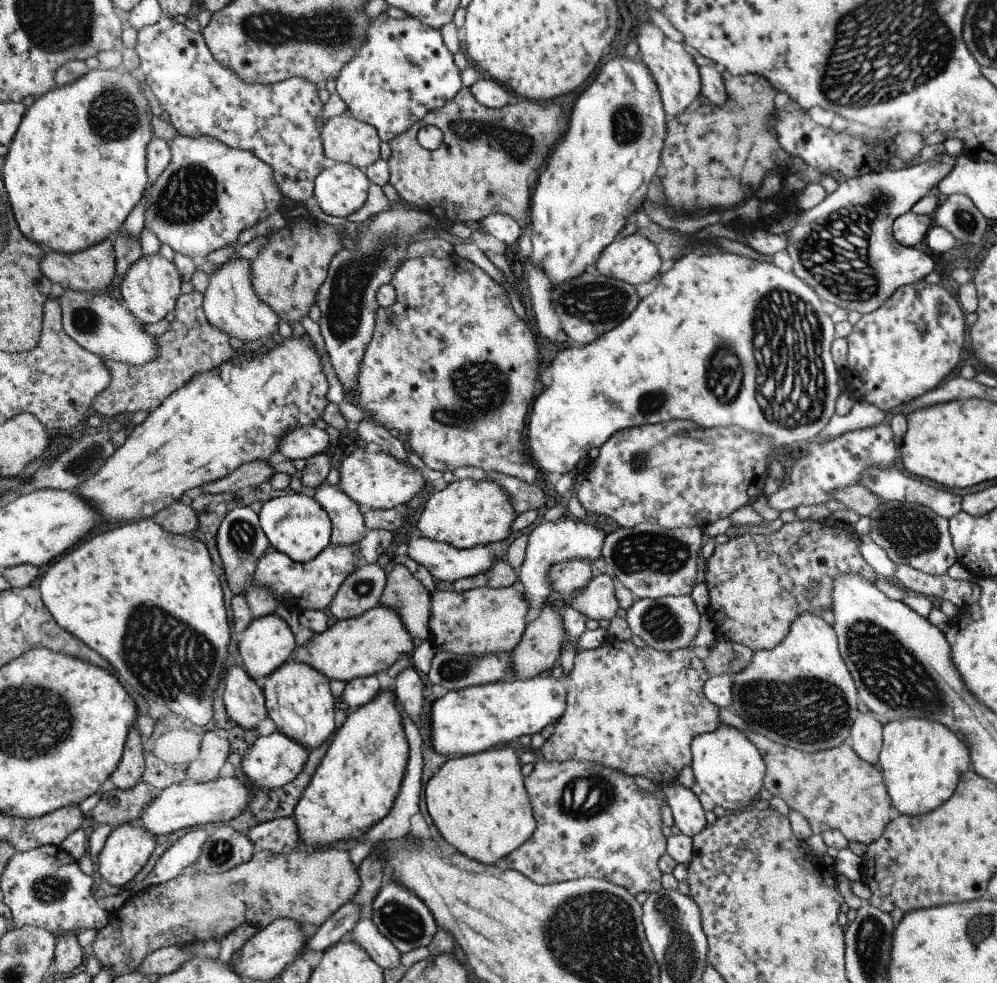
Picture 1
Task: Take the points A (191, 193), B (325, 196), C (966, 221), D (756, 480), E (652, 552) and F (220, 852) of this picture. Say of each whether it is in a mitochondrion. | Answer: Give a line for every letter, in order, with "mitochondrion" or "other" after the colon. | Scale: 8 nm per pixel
A: mitochondrion
B: other
C: mitochondrion
D: other
E: mitochondrion
F: mitochondrion

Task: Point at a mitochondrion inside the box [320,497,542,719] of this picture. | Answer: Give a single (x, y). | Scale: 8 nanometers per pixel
(450, 671)

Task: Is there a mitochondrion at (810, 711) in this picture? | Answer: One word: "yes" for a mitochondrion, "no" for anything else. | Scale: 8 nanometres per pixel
yes

